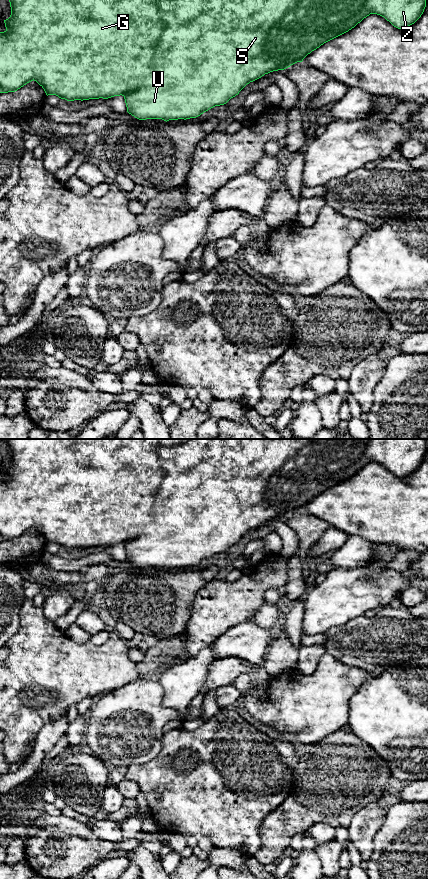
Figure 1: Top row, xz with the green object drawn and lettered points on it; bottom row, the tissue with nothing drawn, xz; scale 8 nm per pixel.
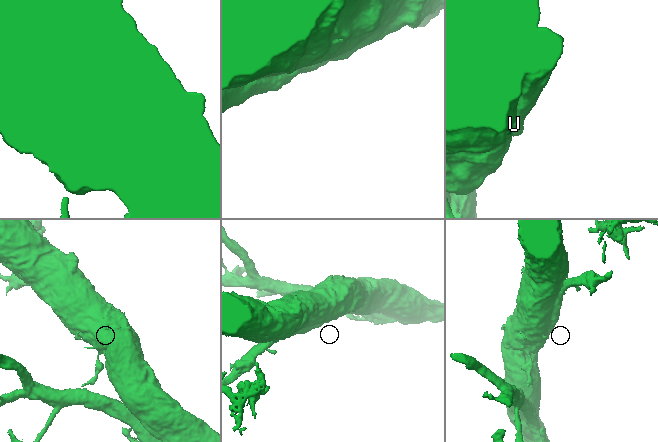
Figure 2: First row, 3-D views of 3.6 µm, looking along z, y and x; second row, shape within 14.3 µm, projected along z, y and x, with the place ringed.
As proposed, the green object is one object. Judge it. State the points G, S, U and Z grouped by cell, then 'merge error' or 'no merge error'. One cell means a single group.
G S U Z; no merge error

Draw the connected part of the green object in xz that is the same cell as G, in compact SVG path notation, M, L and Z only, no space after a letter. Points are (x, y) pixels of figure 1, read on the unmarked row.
M4 439L8 444L11 463L4 468L6 478L0 480L0 541L15 540L27 531L36 529L45 539L46 543L56 543L67 549L108 547L122 543L125 547L127 560L139 568L162 567L164 569L196 566L209 557L226 552L231 546L250 530L253 530L265 522L273 519L284 518L291 513L302 510L312 499L324 491L348 480L370 462L377 462L384 465L394 475L404 477L414 472L423 462L426 455L427 439Z

